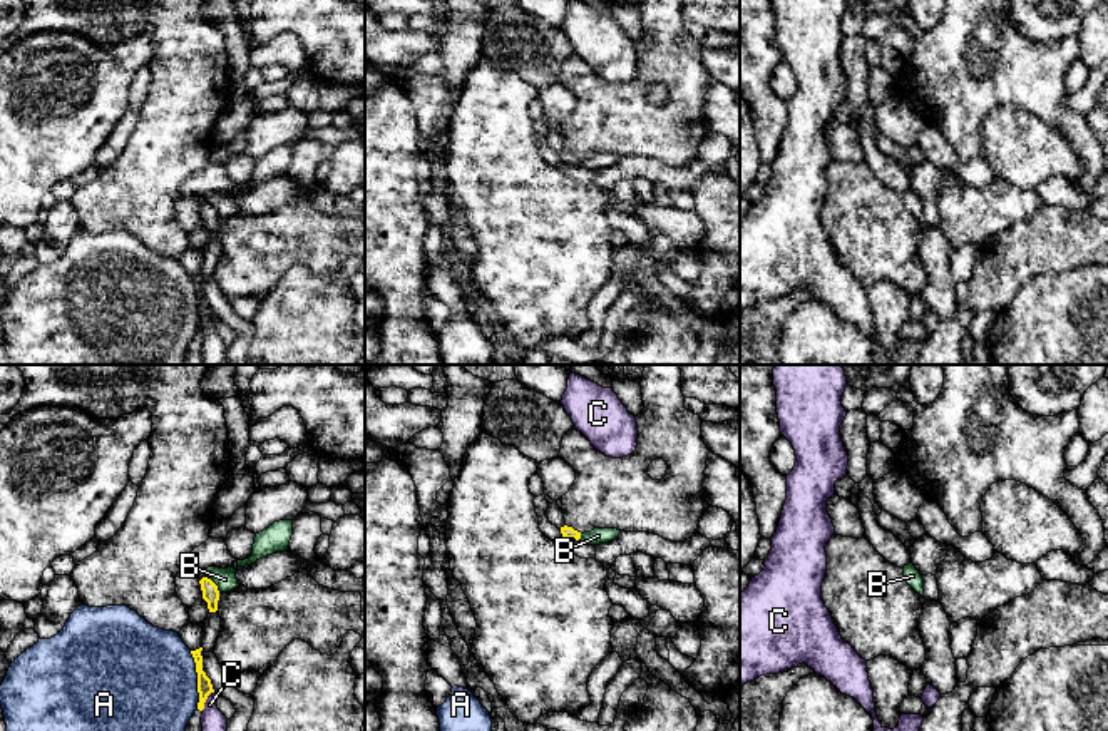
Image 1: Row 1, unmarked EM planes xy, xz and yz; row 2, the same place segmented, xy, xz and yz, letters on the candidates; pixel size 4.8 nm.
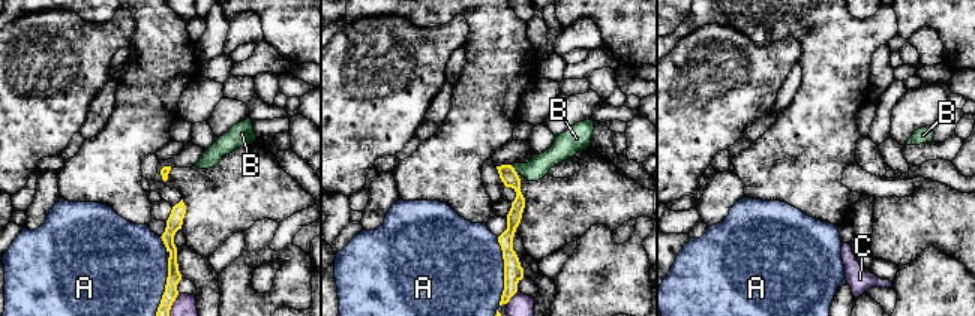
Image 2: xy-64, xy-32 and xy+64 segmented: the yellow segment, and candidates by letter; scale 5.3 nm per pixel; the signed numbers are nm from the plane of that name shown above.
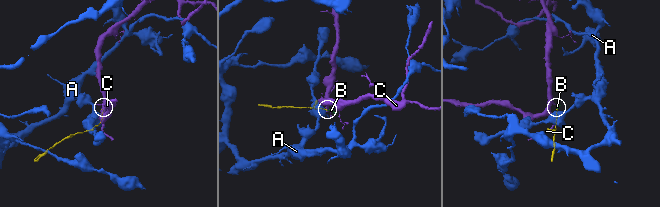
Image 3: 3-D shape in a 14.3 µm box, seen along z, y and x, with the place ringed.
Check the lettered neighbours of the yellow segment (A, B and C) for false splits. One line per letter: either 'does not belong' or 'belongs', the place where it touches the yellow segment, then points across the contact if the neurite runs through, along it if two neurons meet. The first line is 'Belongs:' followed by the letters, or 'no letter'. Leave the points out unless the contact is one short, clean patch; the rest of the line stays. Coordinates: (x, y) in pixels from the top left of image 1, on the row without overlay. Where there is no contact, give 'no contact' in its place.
Belongs: B
A: does not belong; meets yellow in xy at (198, 305)
B: belongs; meets yellow in xy at (215, 209); runs through xy (210, 214), (215, 209), (225, 204)
C: does not belong; meets yellow in xy at (205, 327); border along xy (213, 316), (201, 335)

